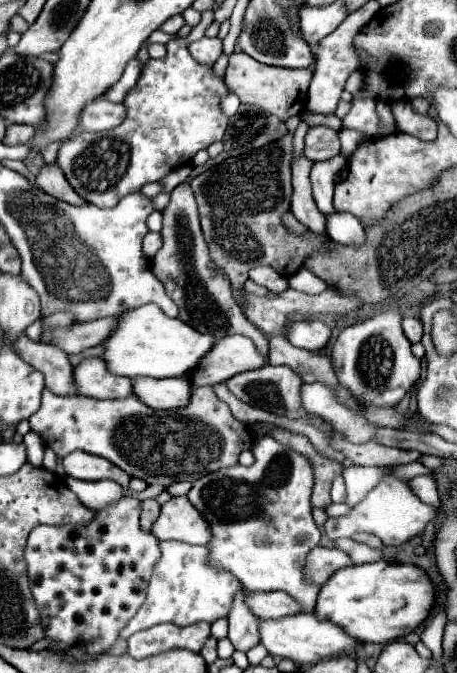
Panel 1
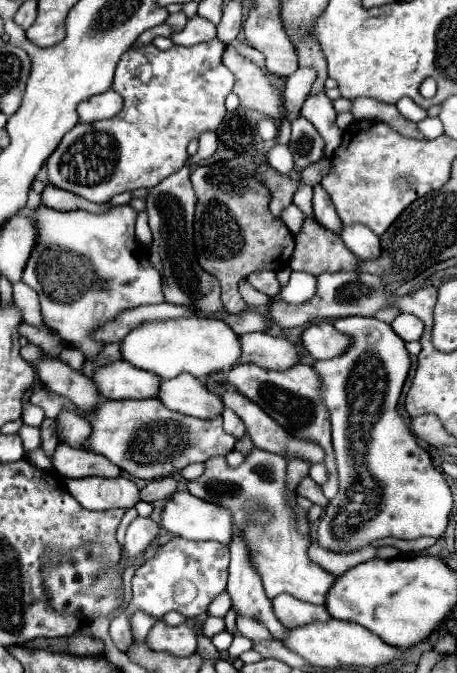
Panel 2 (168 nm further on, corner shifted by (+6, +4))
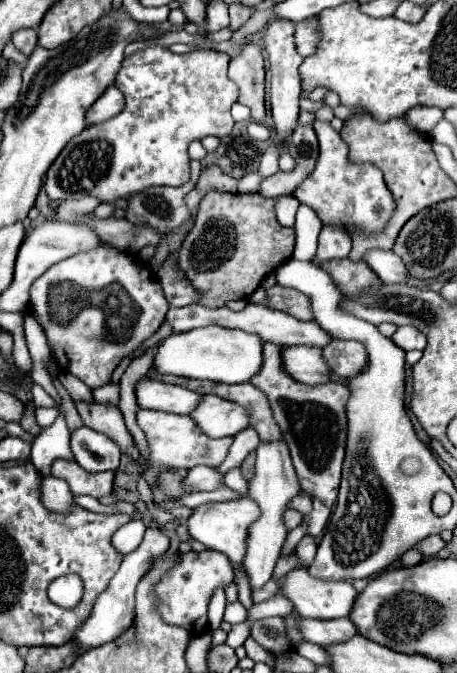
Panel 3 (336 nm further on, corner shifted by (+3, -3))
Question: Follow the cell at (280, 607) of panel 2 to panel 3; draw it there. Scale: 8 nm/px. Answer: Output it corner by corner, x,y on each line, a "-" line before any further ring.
302,618
300,628
302,628
304,638
308,642
318,644
318,646
340,644
342,640
348,640
350,636
358,634
358,630
350,622
350,618
338,618
338,620
310,620
310,618

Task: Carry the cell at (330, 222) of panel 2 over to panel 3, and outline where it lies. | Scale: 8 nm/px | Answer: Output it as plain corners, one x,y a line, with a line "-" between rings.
324,226
318,240
318,252
312,260
314,266
322,266
324,262
346,258
352,248
350,236
346,236
342,230
334,230
330,226

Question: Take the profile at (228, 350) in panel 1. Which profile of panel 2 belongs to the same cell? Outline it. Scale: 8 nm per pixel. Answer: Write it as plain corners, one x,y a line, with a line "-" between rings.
245,333
239,335
239,341
243,341
243,353
237,363
255,363
263,369
289,369
299,361
295,345
283,337

